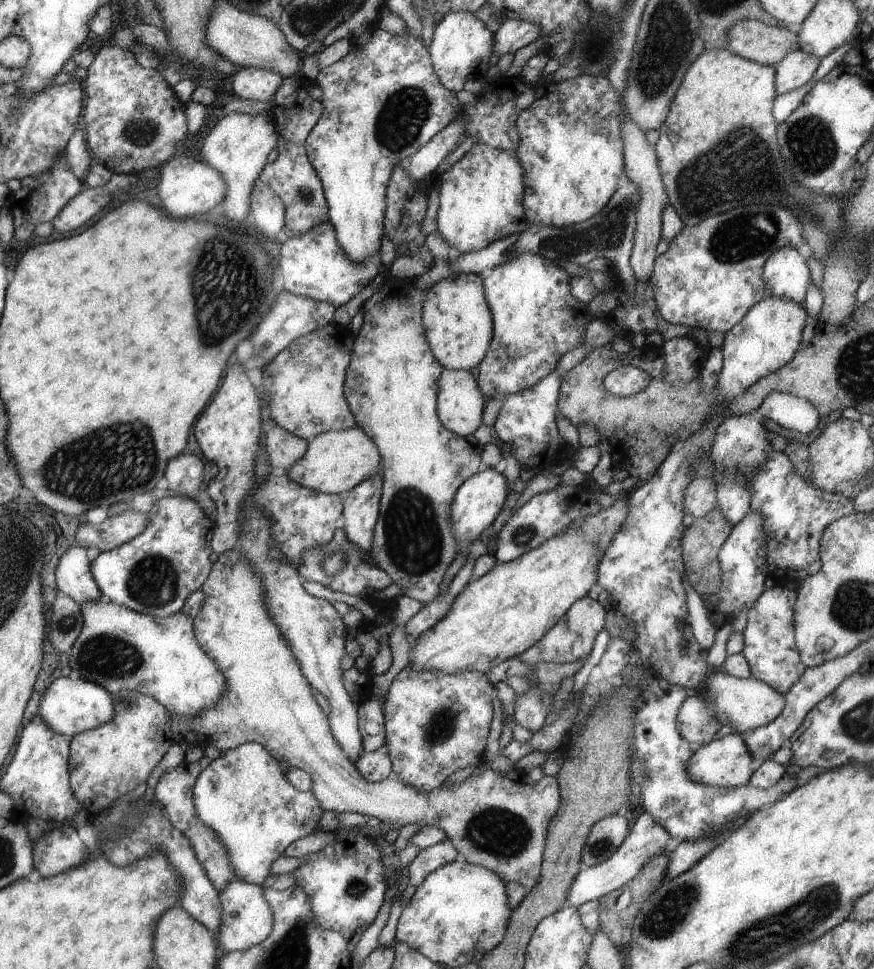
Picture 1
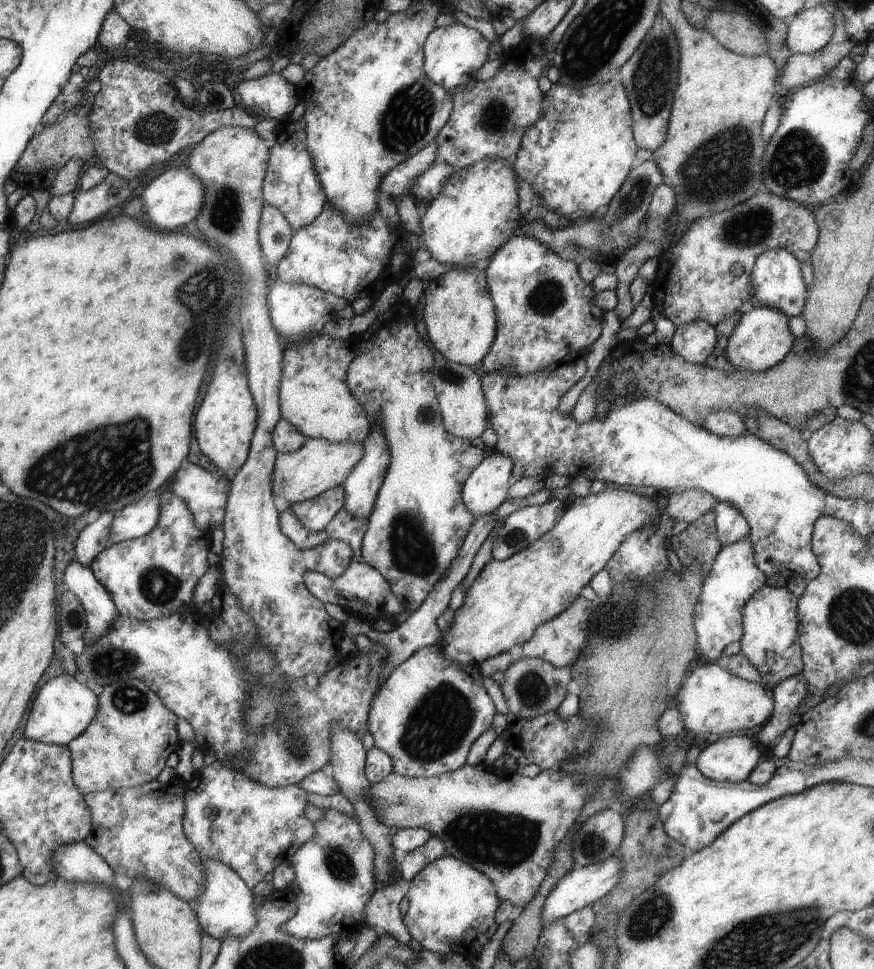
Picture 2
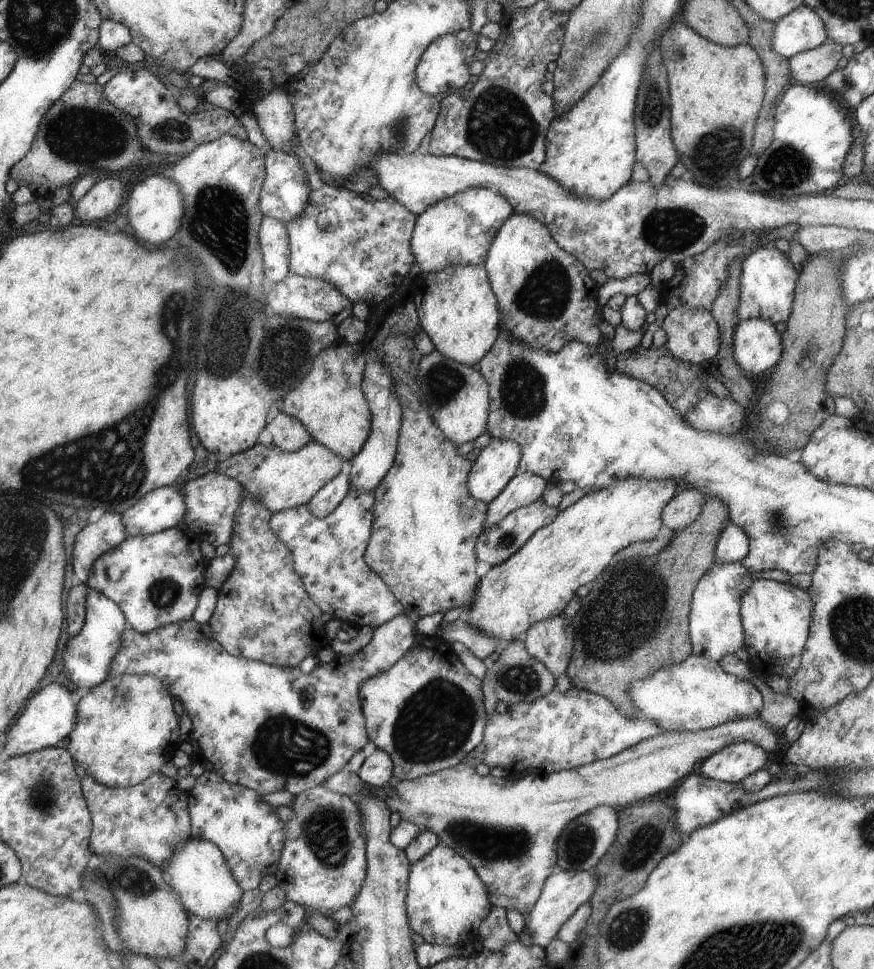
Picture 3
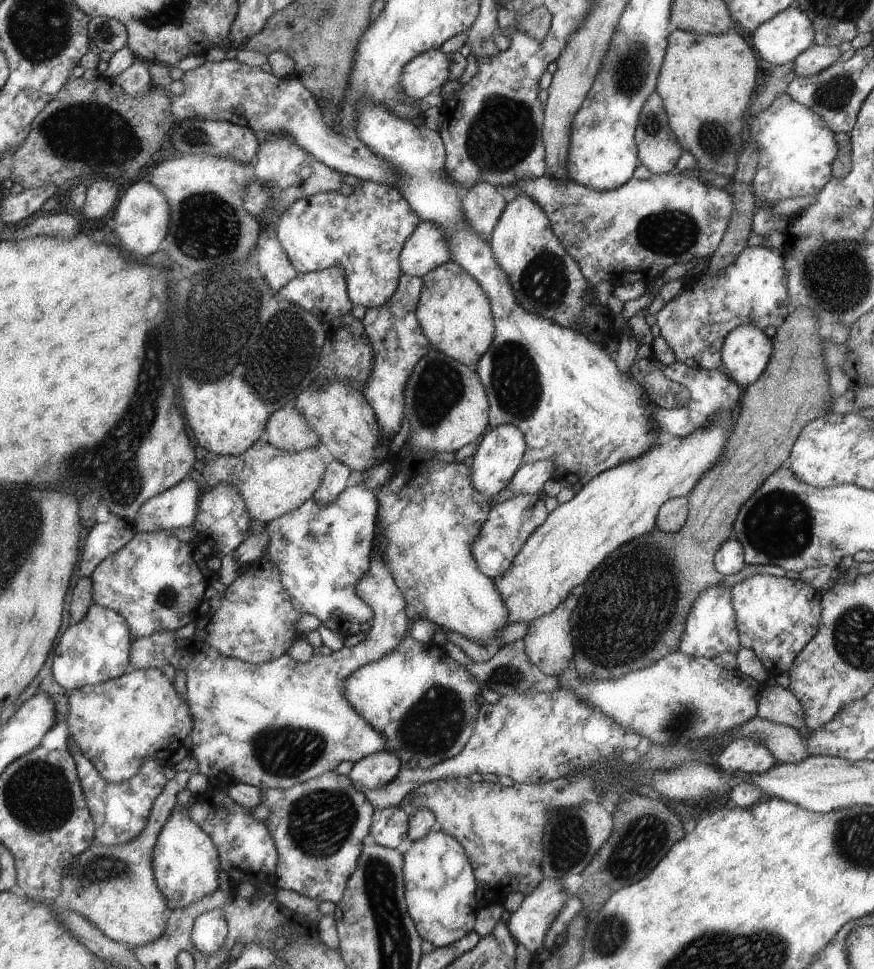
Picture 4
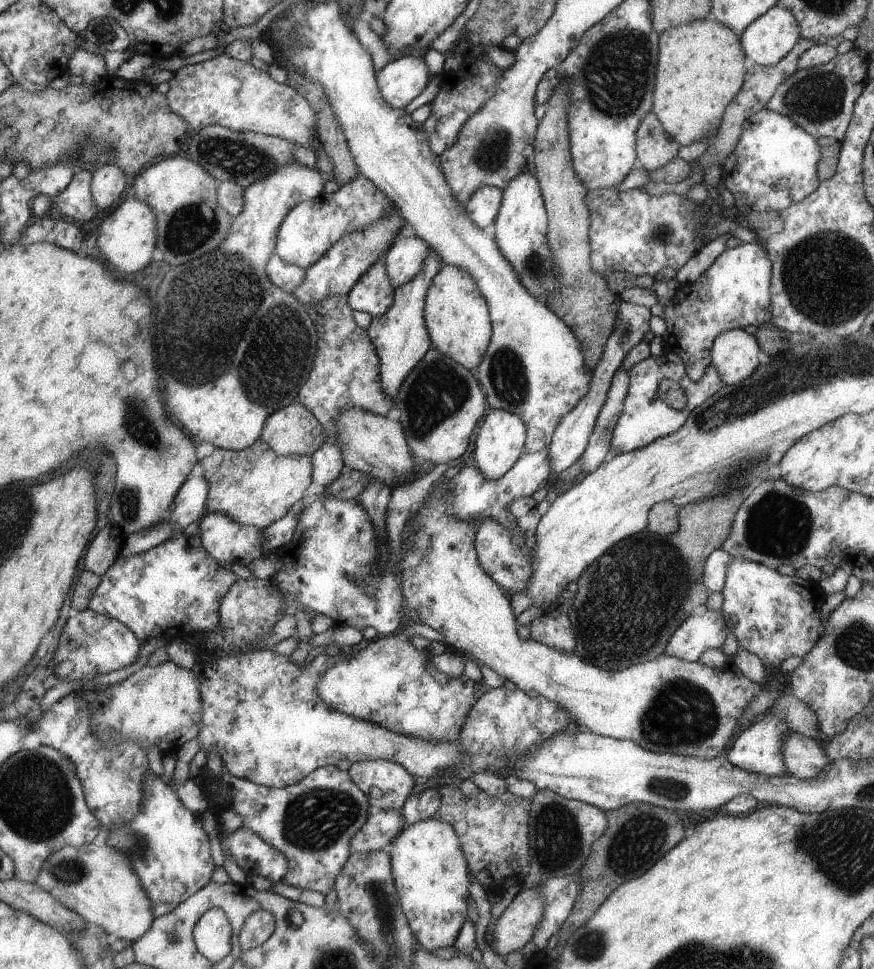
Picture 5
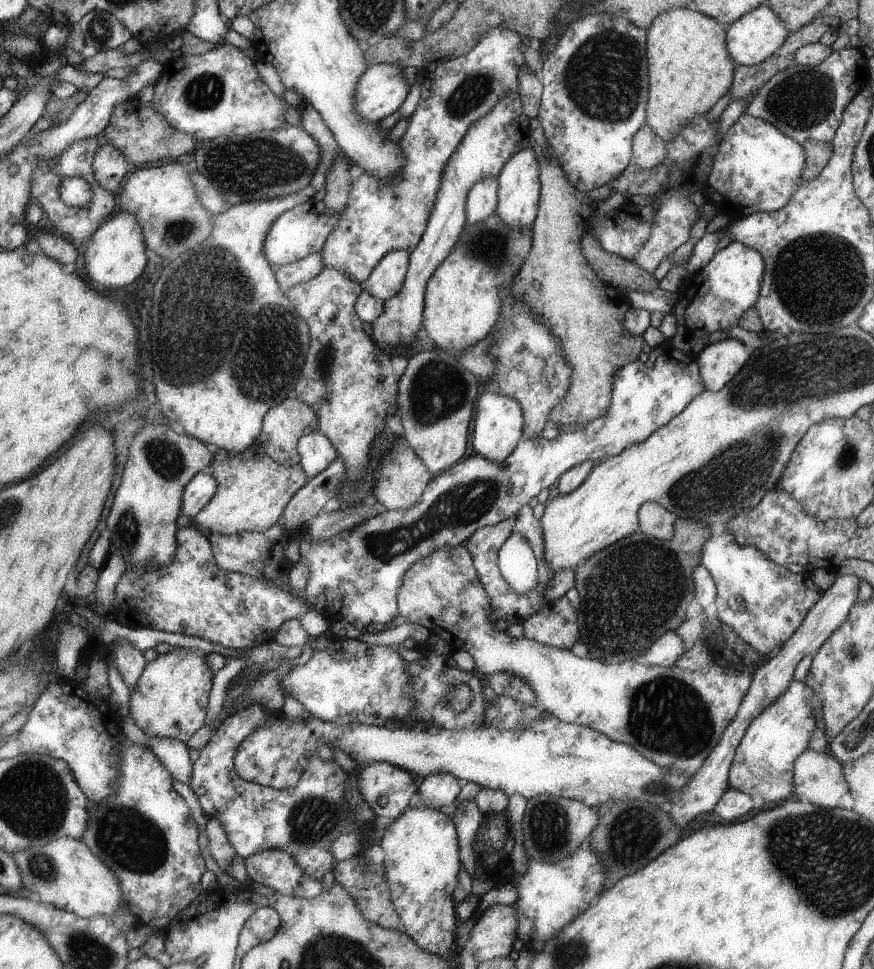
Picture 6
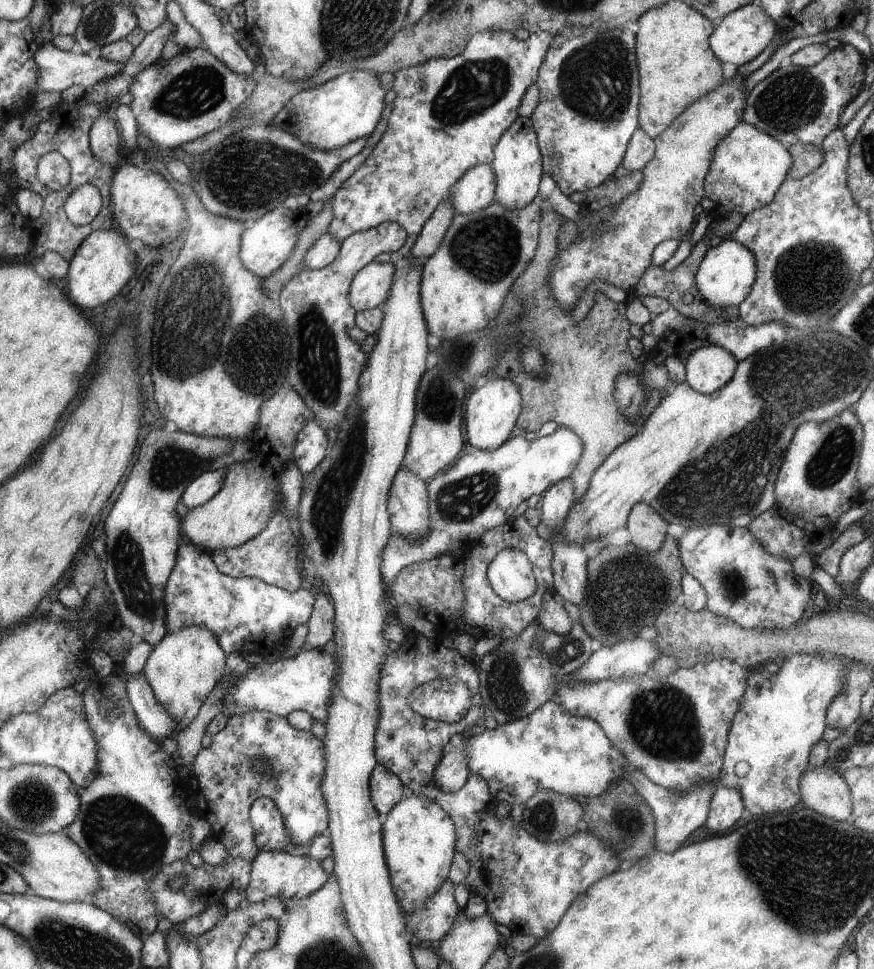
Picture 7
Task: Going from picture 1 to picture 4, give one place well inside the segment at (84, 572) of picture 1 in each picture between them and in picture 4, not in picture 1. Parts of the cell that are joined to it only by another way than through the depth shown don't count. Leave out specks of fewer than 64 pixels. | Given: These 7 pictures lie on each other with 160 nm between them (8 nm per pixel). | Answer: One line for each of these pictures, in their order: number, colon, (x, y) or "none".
2: (101, 612)
3: (87, 656)
4: (96, 649)

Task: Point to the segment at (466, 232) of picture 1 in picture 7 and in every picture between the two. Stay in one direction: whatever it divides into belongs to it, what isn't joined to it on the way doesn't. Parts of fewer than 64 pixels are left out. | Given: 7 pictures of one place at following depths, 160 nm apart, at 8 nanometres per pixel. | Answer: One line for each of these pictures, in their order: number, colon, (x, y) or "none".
2: (477, 211)
3: (459, 230)
4: (427, 248)
5: (406, 258)
6: (387, 279)
7: (371, 287)

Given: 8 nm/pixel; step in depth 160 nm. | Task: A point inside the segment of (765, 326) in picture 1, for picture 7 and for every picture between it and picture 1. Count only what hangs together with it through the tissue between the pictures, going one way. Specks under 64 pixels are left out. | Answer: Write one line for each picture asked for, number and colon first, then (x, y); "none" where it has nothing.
2: (761, 339)
3: (757, 346)
4: (746, 352)
5: (736, 354)
6: (719, 362)
7: (709, 368)

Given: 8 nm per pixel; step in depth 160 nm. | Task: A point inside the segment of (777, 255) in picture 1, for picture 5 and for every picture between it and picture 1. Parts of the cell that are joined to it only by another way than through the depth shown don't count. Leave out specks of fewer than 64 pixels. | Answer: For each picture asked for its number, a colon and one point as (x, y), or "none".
2: (777, 282)
3: (768, 282)
4: (753, 290)
5: (735, 292)

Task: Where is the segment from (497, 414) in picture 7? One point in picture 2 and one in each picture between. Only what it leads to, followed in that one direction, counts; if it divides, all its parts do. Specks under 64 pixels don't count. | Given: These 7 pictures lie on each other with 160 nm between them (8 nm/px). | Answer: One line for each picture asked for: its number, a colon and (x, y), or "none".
2: (486, 489)
3: (498, 463)
4: (499, 455)
5: (501, 442)
6: (499, 424)

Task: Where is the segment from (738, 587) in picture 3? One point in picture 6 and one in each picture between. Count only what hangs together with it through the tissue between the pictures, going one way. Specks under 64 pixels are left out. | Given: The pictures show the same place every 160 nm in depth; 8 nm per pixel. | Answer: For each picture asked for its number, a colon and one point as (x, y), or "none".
4: (710, 629)
5: (707, 631)
6: (666, 651)

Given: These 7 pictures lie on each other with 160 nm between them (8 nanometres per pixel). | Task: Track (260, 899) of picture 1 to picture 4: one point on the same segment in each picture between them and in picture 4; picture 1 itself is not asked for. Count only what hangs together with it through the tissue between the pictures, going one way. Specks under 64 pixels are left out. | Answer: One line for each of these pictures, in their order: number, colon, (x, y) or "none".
2: (226, 907)
3: (208, 888)
4: (186, 863)

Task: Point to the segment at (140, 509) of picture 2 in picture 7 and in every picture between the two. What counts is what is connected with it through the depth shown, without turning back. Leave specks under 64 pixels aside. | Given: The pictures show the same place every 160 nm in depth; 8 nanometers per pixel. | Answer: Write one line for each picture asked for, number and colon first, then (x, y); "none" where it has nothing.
3: (165, 508)
4: (176, 507)
5: (190, 504)
6: (199, 492)
7: (204, 487)

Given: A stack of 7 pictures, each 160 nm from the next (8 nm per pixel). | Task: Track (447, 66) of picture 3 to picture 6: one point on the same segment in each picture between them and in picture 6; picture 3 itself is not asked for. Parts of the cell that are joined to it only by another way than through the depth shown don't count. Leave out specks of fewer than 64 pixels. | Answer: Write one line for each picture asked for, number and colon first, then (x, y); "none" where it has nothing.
4: (427, 73)
5: (401, 81)
6: (380, 92)

